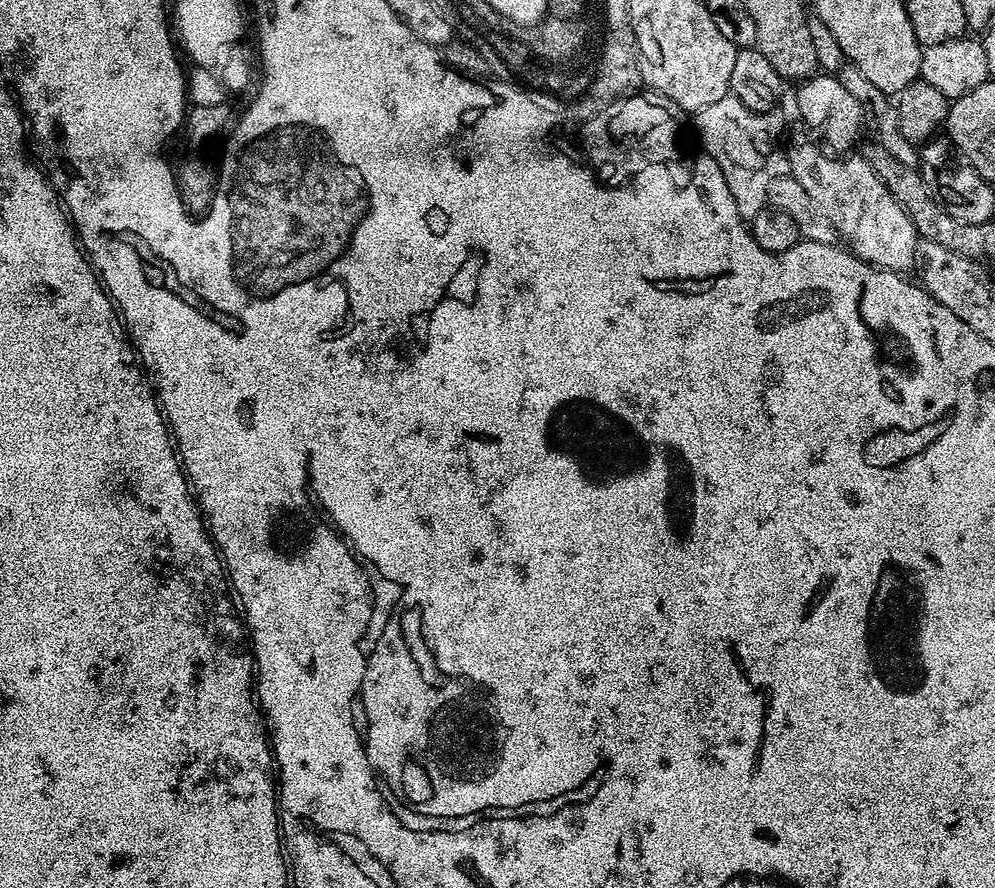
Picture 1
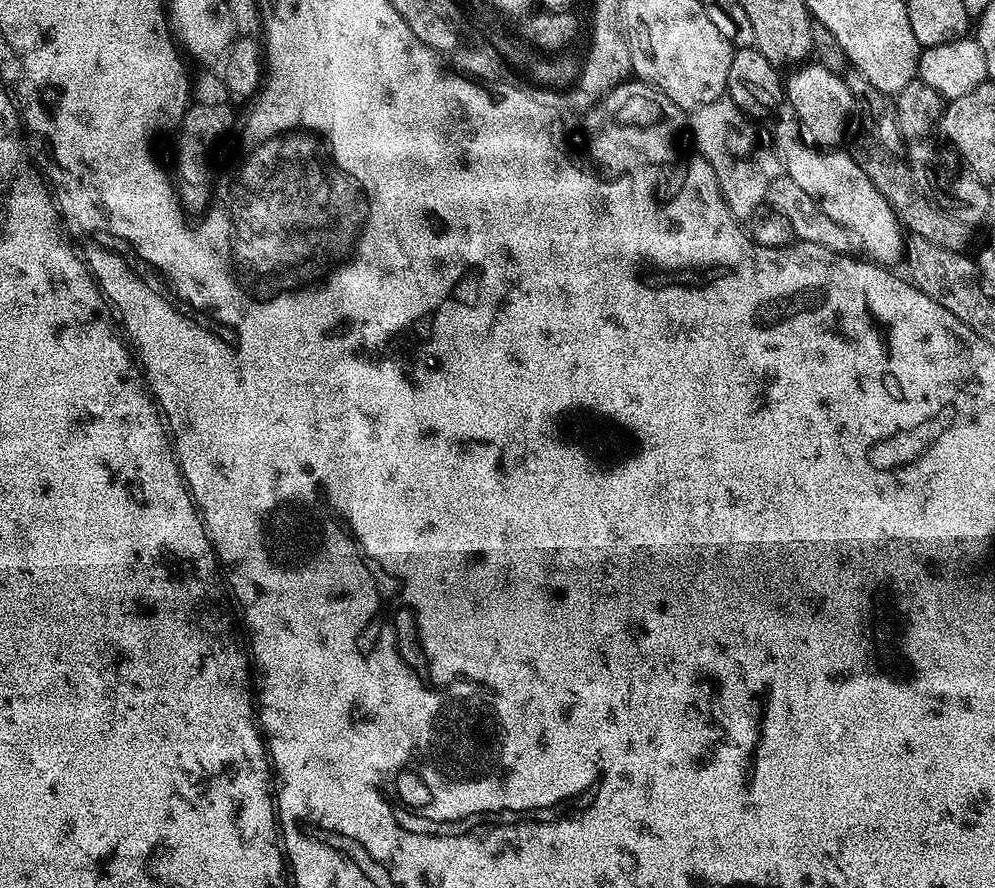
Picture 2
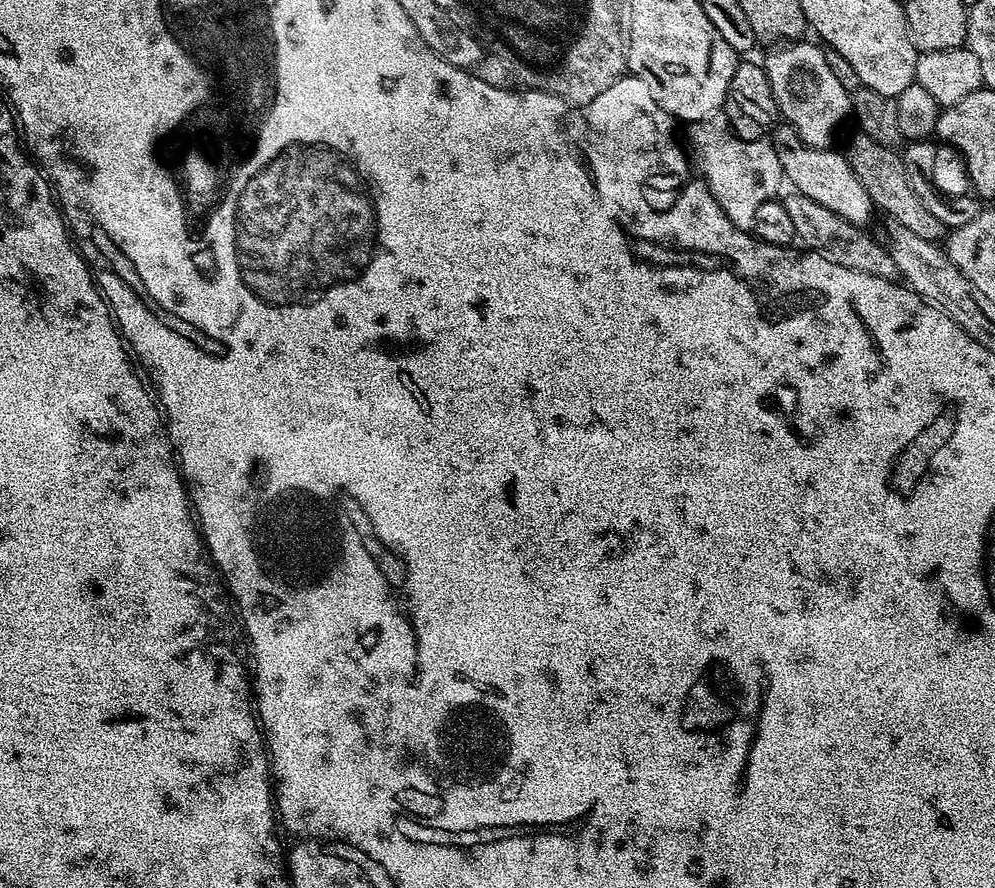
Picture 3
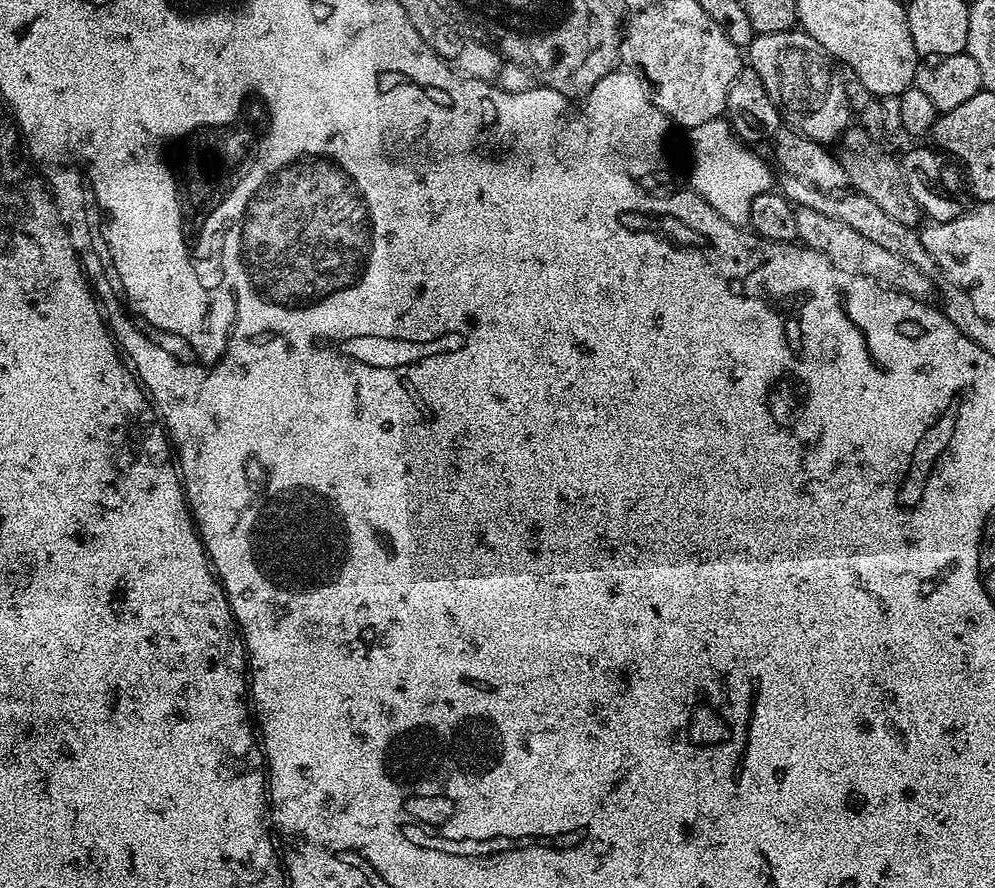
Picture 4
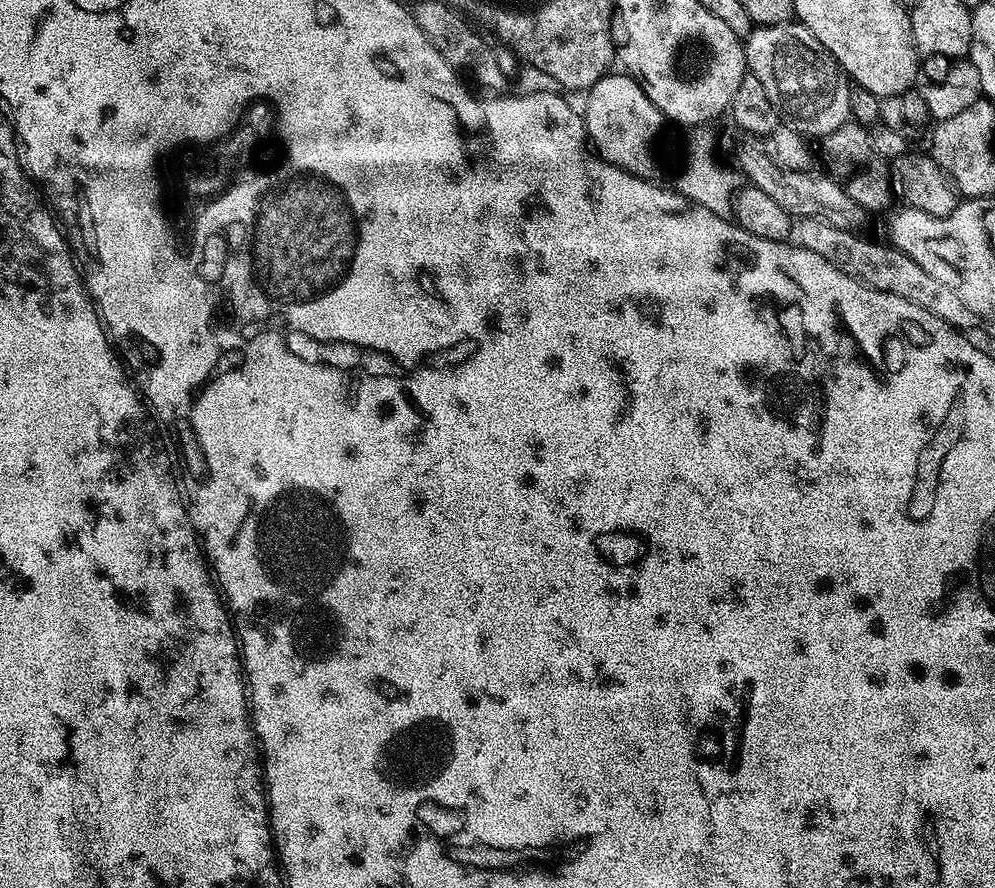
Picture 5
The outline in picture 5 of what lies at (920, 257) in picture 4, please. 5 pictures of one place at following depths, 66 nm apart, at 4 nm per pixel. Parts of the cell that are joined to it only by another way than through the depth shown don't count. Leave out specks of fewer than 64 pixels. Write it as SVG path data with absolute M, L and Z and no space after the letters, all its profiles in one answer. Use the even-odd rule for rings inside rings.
M745 135L740 139L744 140L740 140L736 144L737 165L735 164L735 167L742 168L745 174L752 179L749 180L751 187L770 194L770 198L774 198L774 202L778 202L778 206L782 206L782 210L789 212L793 218L802 216L818 218L830 222L830 226L838 226L838 230L850 230L851 232L863 229L860 227L870 220L870 213L862 206L858 206L858 202L854 202L854 198L850 198L850 194L846 194L844 185L839 179L827 174L816 176L815 171L786 170L768 157L768 149L761 137Z

